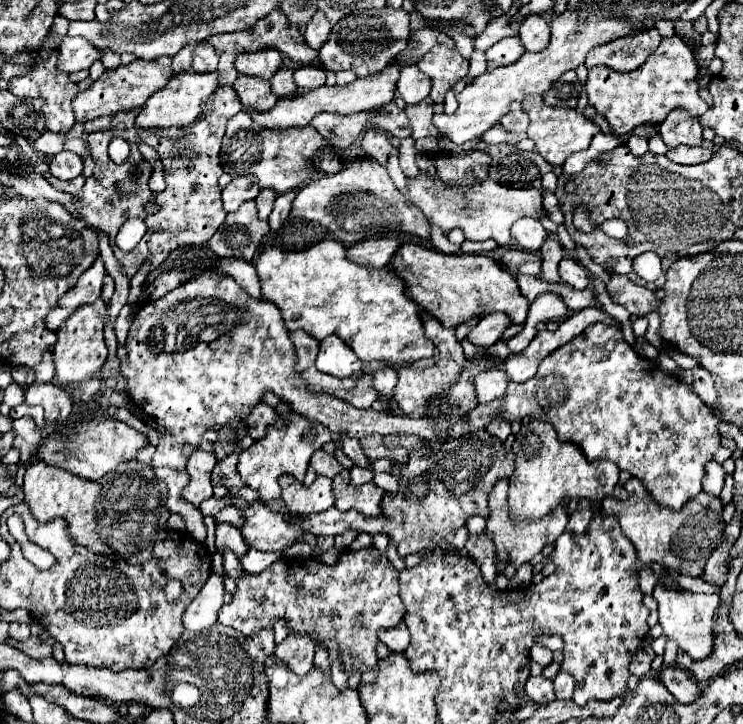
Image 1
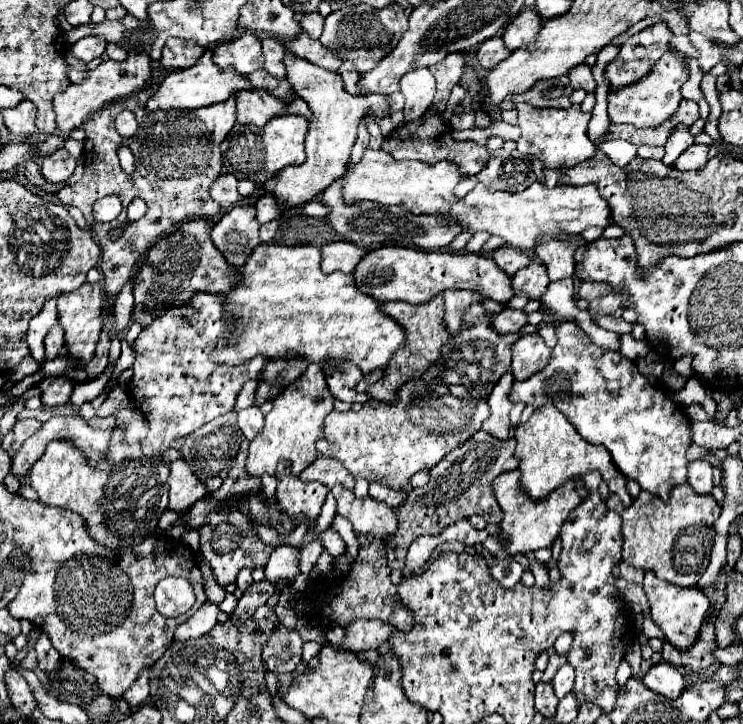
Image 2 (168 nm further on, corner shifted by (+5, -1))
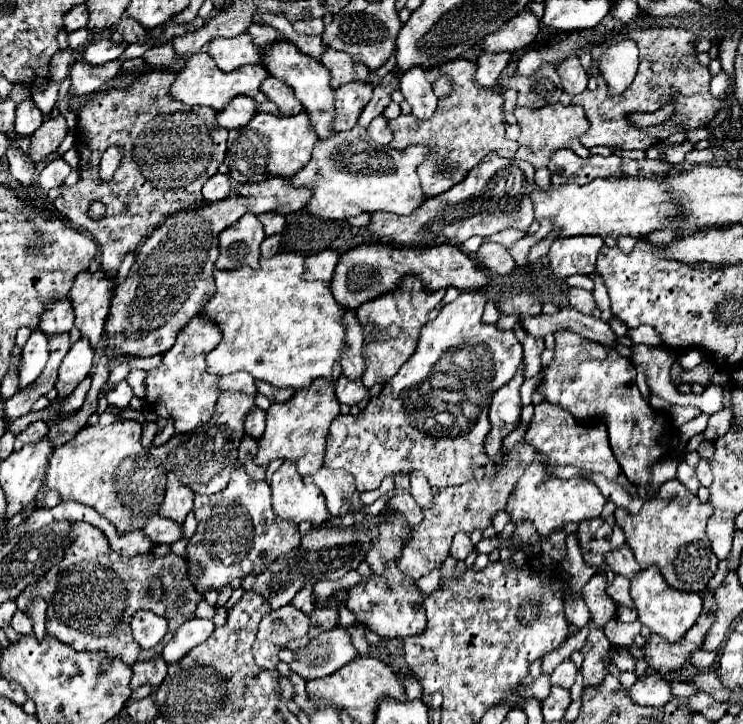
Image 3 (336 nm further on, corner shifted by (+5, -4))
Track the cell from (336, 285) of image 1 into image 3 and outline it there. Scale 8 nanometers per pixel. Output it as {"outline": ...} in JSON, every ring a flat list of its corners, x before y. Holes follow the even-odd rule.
{"outline":[[277,253,269,259,261,259,261,267,259,269,251,269,251,267,241,267,241,269,235,269,235,271,215,271,215,283,217,283,217,291,215,295,209,299,209,303,205,305,205,309,201,311,201,315,205,319,211,319,213,323,219,325,221,329,221,343,217,345,217,349,213,349,209,353,209,373,217,375,217,377,223,377,223,375,229,375,229,373,237,373,237,371,249,371,255,379,261,379,265,383,271,383,275,387,293,387,293,389,303,389,303,387,309,387,311,381,315,381,317,377,325,377,329,379,331,377,331,367,333,363,339,361,339,355,341,355,341,349,343,349,343,327,341,327,341,317,345,313,345,309,333,299,331,295,331,287,329,283,325,281,305,281,301,279,301,273,305,271,305,255,301,253]]}

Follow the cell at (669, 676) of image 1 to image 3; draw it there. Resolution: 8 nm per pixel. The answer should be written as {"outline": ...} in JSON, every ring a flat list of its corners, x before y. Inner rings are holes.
{"outline":[[649,671,635,681,629,689,629,697,635,705,661,707,671,699,671,687,661,675,657,675,657,671]]}

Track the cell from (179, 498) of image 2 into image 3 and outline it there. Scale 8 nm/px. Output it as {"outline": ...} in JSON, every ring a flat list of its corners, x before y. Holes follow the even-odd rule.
{"outline":[[173,473,167,475,167,489,165,489,165,499,161,503,159,515,167,517,171,521,177,521,183,525,185,517,193,509,193,491,187,489]]}

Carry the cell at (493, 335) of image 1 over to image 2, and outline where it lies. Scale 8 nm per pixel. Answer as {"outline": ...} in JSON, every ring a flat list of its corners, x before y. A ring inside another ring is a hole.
{"outline":[[503,308,499,314,491,314,491,328,497,334,517,334,527,324,527,314,515,308]]}

